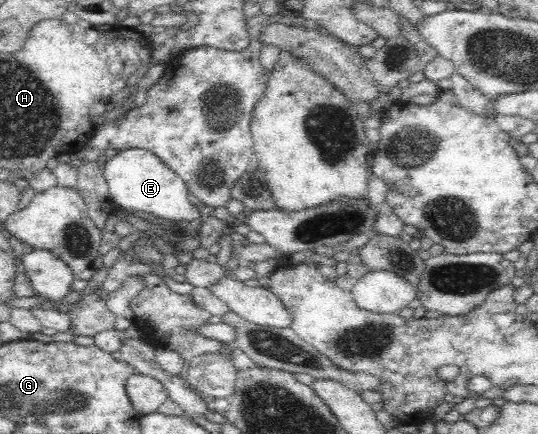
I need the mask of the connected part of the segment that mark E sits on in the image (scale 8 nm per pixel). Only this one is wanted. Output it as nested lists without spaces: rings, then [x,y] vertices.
[[[132,148],[109,158],[102,167],[109,193],[116,205],[127,212],[165,218],[174,222],[200,222],[201,210],[188,200],[186,183],[151,150]]]

